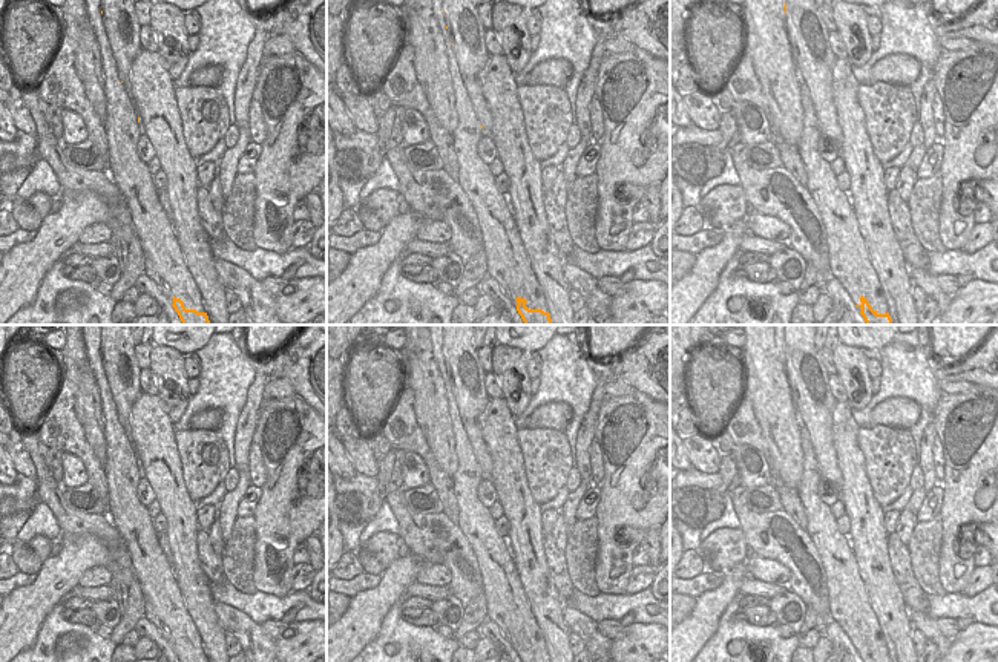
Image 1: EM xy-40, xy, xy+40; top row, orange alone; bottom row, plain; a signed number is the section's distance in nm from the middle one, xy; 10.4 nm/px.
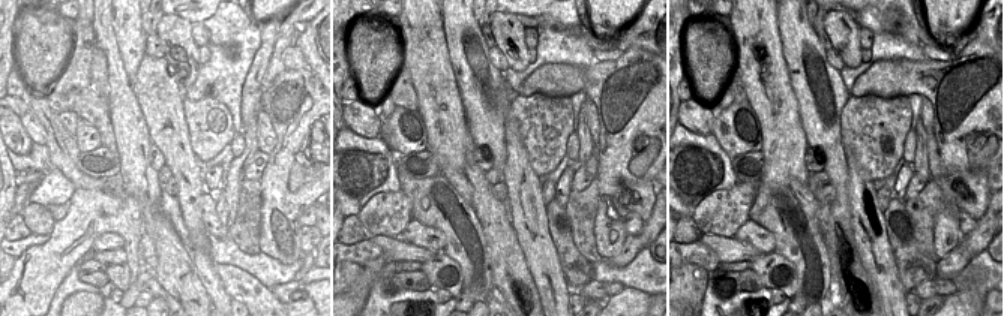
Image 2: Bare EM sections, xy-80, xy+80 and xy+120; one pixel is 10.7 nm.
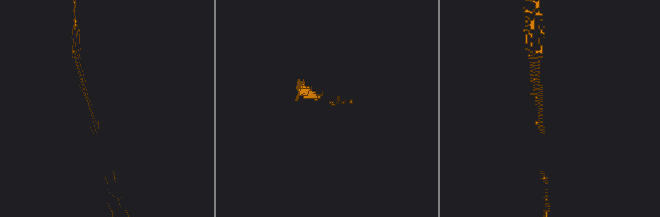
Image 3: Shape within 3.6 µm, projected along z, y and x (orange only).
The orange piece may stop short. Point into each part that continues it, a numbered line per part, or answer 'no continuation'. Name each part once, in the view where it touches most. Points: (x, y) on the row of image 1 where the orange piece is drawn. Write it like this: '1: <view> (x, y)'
1: xy-40 (164, 262)

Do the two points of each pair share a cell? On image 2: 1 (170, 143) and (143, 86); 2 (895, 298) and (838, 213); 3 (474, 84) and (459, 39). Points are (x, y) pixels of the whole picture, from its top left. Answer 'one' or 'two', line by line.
1: one
2: two
3: one

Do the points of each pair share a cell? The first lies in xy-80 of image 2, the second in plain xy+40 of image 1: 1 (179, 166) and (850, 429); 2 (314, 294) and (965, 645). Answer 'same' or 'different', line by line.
1: same
2: same

